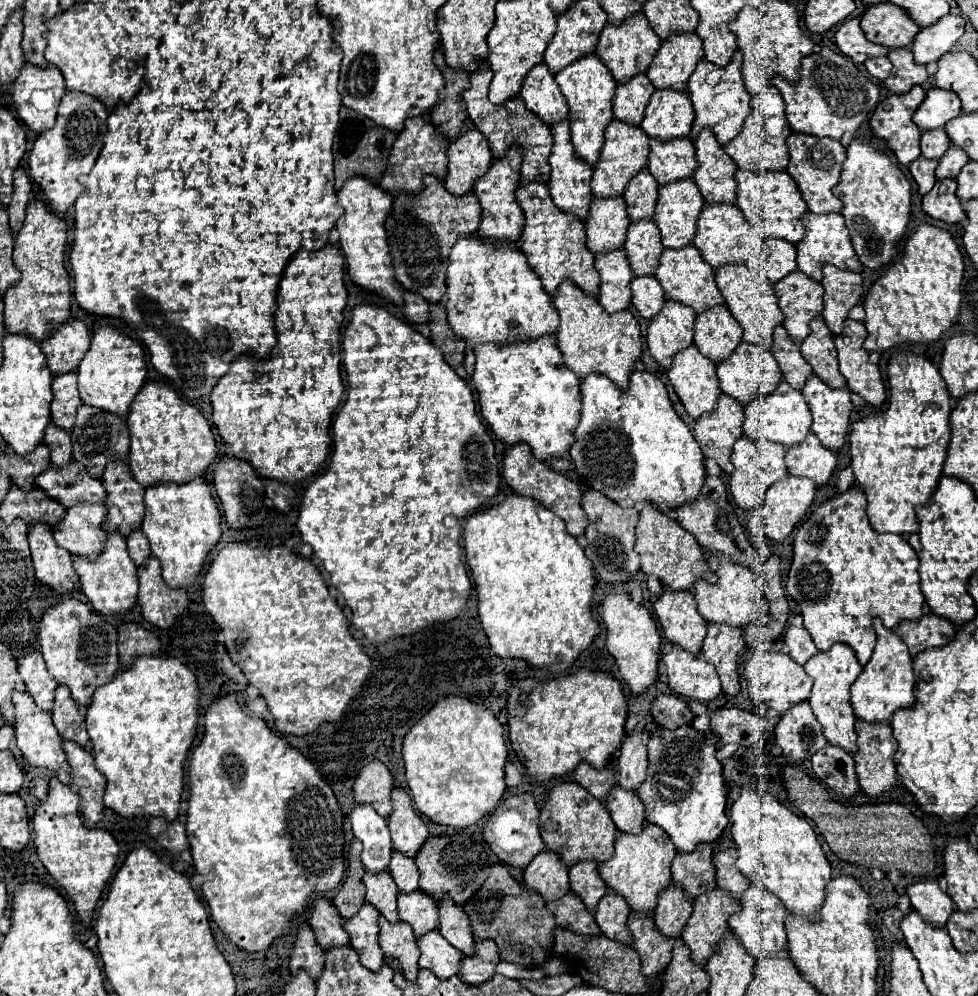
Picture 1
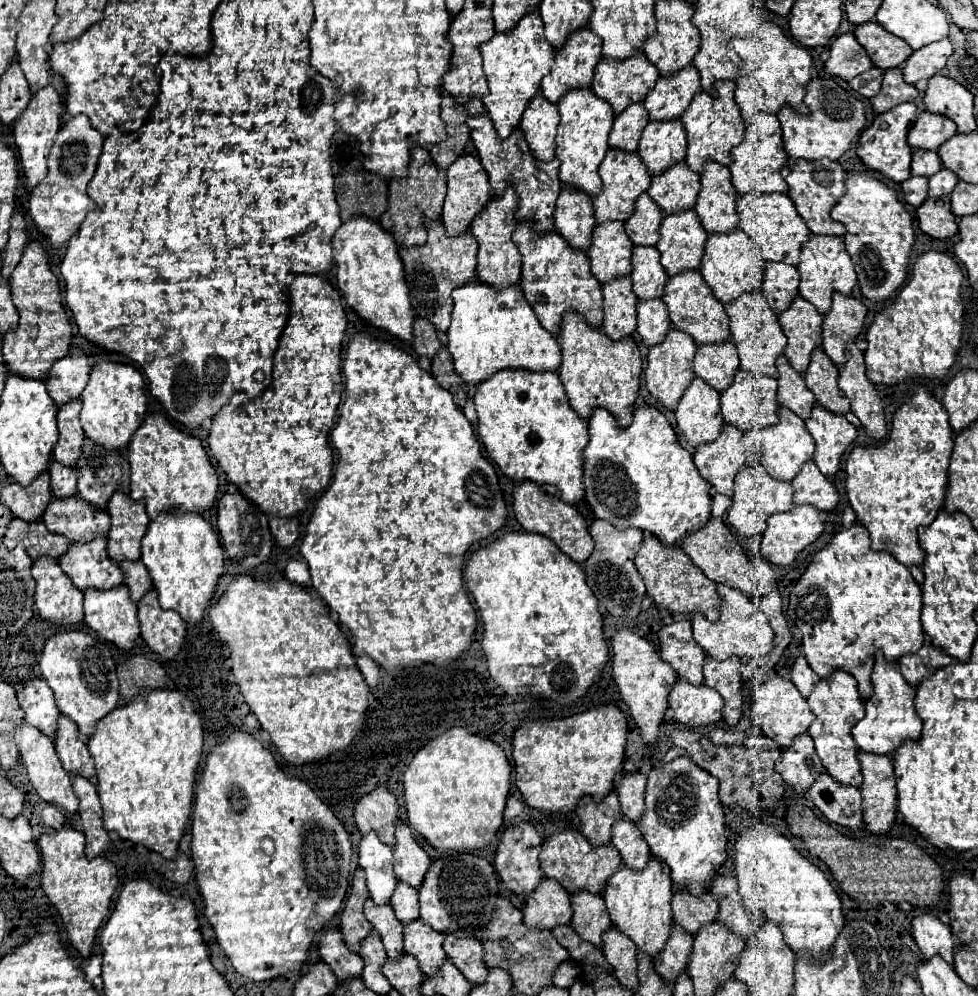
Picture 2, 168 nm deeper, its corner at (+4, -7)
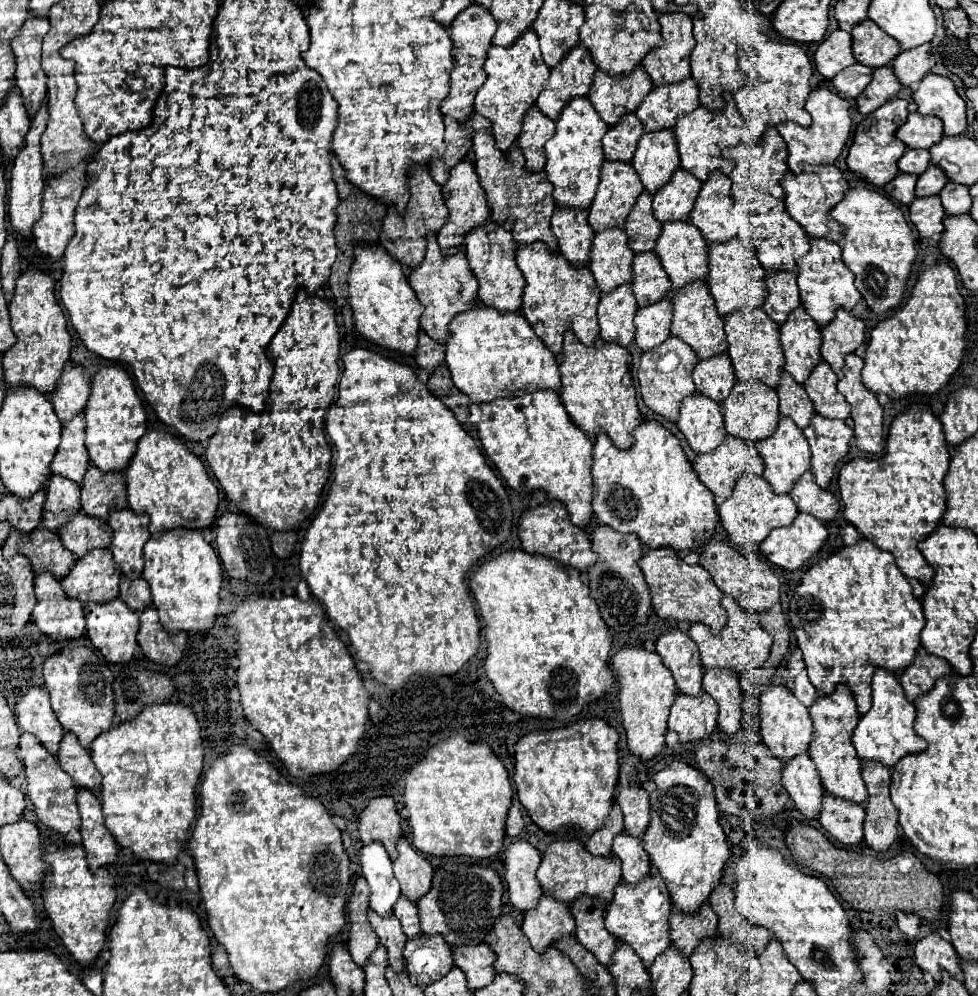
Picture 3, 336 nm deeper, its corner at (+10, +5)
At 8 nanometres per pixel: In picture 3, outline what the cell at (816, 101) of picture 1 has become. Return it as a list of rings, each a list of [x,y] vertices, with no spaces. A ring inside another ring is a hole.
[[[817,87],[811,91],[809,101],[807,101],[807,113],[813,117],[813,125],[809,129],[797,125],[797,123],[781,123],[777,129],[781,137],[787,143],[789,149],[789,169],[797,175],[801,169],[801,163],[809,165],[827,165],[835,163],[835,159],[841,155],[849,133],[851,133],[851,117],[849,117],[849,103],[841,99],[839,95],[831,93],[827,87]]]

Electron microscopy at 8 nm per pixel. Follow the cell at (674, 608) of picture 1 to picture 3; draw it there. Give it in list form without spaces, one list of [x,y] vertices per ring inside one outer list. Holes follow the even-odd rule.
[[[679,629],[663,633],[657,639],[655,651],[663,659],[665,667],[671,669],[673,679],[677,683],[679,693],[699,697],[703,667],[699,663],[699,651],[689,635],[681,633]]]

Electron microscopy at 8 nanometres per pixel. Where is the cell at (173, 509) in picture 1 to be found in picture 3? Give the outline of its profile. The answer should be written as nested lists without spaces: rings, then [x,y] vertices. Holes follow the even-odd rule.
[[[173,529],[167,531],[159,537],[151,537],[145,543],[145,569],[143,569],[143,577],[147,579],[149,587],[151,587],[151,595],[153,595],[153,607],[159,613],[159,623],[163,625],[163,629],[167,629],[167,633],[175,635],[179,631],[187,631],[187,633],[203,633],[209,631],[219,613],[219,591],[221,591],[221,583],[223,583],[223,569],[219,563],[217,553],[213,551],[213,547],[203,539],[201,531],[191,531],[191,529]]]

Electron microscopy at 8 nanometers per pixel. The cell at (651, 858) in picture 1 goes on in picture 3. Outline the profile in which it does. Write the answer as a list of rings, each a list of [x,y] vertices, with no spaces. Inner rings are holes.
[[[657,873],[649,875],[639,885],[629,885],[621,881],[619,887],[615,887],[615,897],[611,905],[607,905],[605,927],[619,941],[631,945],[631,949],[639,955],[643,965],[649,967],[655,961],[655,957],[661,955],[671,945],[671,939],[669,939],[671,909],[673,905],[671,905],[669,891]]]

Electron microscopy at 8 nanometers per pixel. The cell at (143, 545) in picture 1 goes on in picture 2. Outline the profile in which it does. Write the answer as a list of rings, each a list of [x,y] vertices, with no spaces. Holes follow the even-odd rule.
[[[139,559],[137,561],[121,561],[119,567],[125,573],[125,585],[129,587],[131,597],[135,601],[139,601],[145,595],[145,591],[151,589],[151,579],[149,579],[147,567]]]

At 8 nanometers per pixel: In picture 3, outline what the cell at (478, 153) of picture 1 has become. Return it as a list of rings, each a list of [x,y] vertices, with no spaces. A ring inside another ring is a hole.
[[[461,161],[459,165],[455,165],[455,167],[451,169],[449,183],[443,185],[441,191],[443,191],[445,205],[449,207],[449,221],[447,221],[447,225],[443,225],[443,229],[437,233],[437,241],[439,241],[439,245],[441,245],[443,255],[449,255],[451,249],[465,245],[465,235],[467,235],[469,231],[473,231],[473,229],[477,229],[477,227],[481,227],[481,225],[487,223],[487,219],[491,217],[491,211],[489,211],[489,205],[487,205],[483,187],[479,185],[475,167],[473,167],[469,161]]]

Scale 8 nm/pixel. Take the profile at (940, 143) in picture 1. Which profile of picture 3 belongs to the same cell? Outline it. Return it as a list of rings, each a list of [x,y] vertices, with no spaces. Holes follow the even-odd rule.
[[[907,149],[905,155],[899,159],[899,171],[921,175],[929,167],[929,151],[923,149]]]

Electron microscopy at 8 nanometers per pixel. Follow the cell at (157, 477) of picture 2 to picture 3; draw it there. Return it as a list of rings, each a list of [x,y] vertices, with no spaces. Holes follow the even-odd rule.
[[[163,429],[147,431],[137,445],[137,453],[131,459],[125,477],[129,507],[135,513],[149,515],[151,535],[171,531],[171,527],[207,529],[215,523],[219,491],[207,475],[201,459],[193,455],[179,437]]]

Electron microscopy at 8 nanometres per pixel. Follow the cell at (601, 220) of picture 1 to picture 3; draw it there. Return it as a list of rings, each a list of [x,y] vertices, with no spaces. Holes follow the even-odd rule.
[[[613,227],[595,235],[589,269],[601,293],[613,291],[623,283],[631,283],[633,257],[635,253],[629,249],[627,235],[623,229]]]

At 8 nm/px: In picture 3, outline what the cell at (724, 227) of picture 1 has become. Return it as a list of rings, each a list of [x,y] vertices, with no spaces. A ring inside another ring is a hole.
[[[739,237],[721,245],[709,245],[707,285],[721,317],[727,317],[741,309],[759,309],[767,299],[765,269],[761,267],[759,259],[755,259],[755,251],[743,247],[743,241]]]

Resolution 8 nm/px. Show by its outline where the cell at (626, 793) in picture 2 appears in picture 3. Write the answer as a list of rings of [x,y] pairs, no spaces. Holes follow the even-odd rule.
[[[617,787],[615,799],[625,815],[625,831],[631,837],[643,837],[649,827],[649,793],[641,787]]]

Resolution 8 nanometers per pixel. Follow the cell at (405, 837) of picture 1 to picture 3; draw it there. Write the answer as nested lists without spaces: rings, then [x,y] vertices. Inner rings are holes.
[[[405,837],[399,839],[397,849],[399,849],[399,857],[393,863],[395,877],[401,883],[403,897],[417,903],[431,889],[433,867],[427,861],[427,857],[417,849],[413,849]]]

